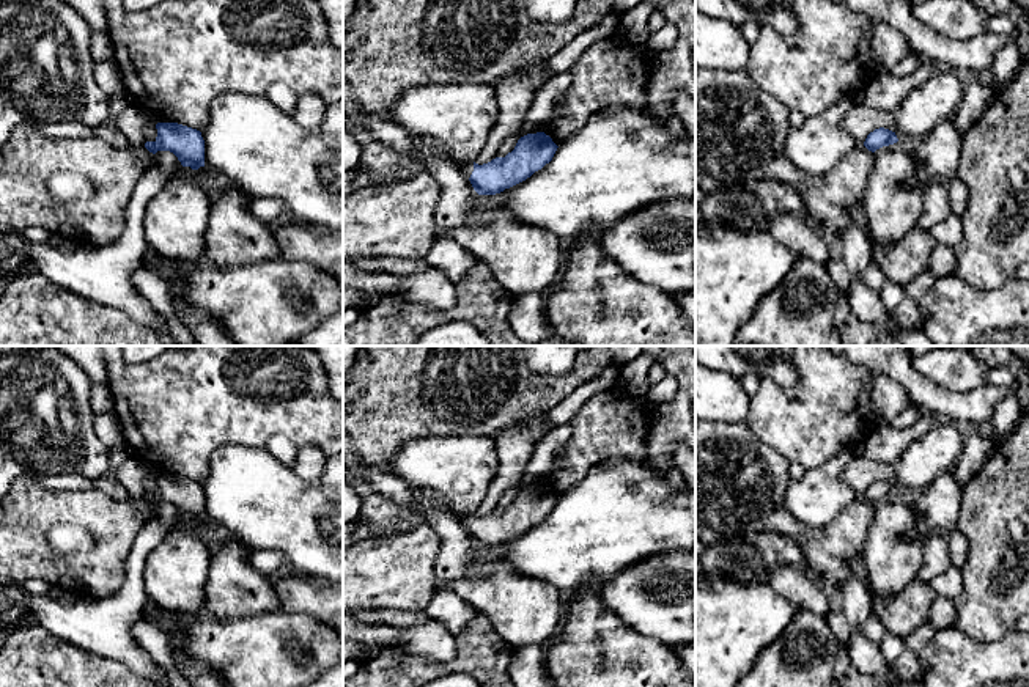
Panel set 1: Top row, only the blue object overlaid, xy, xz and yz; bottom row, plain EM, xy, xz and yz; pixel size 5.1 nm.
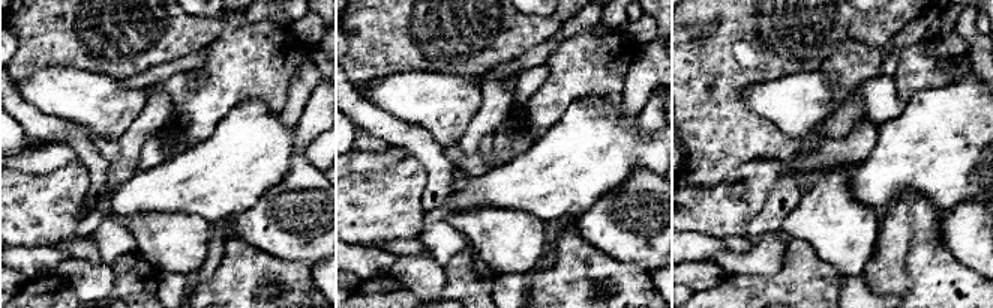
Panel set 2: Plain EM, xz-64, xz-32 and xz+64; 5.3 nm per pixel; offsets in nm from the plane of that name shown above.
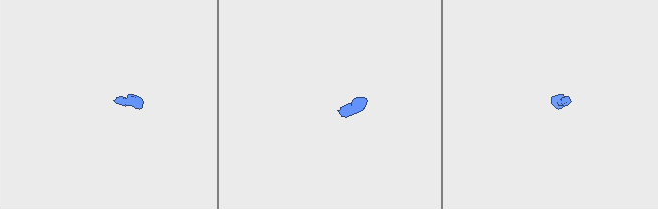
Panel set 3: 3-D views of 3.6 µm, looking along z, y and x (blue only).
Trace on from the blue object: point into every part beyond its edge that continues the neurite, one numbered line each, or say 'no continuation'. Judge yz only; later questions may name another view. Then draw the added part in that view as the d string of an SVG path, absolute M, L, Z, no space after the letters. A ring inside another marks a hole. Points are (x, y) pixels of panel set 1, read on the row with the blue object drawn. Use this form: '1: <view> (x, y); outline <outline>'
no continuation

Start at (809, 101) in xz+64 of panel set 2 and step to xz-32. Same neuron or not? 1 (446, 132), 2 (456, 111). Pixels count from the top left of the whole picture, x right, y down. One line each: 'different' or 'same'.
1: same
2: same

